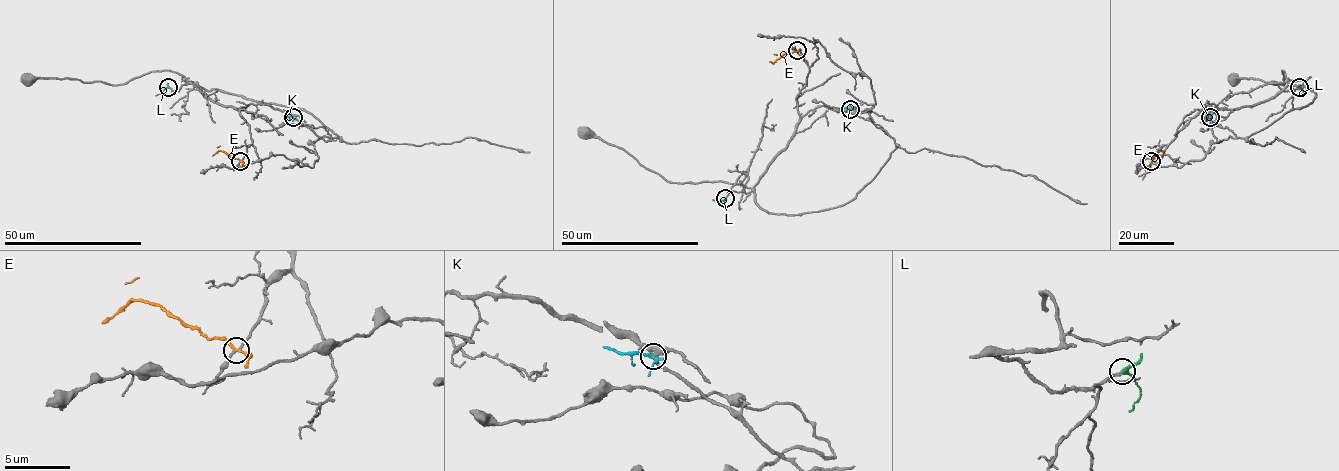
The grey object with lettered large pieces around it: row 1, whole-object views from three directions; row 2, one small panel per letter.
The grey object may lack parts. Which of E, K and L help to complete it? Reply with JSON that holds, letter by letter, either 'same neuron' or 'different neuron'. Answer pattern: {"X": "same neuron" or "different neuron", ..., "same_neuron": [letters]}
{"E": "different neuron", "K": "different neuron", "L": "same neuron", "same_neuron": ["L"]}

